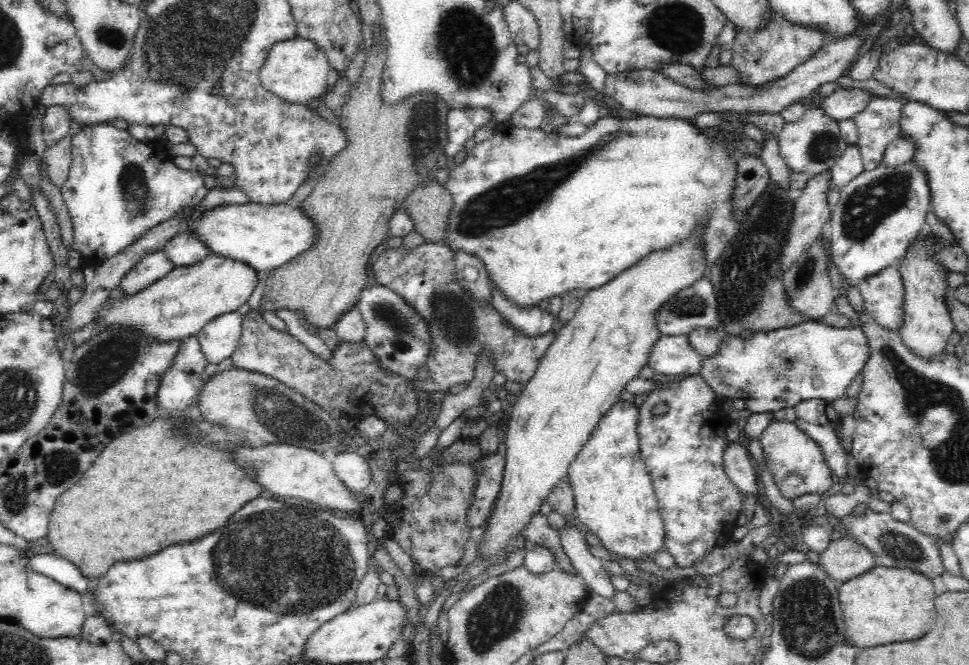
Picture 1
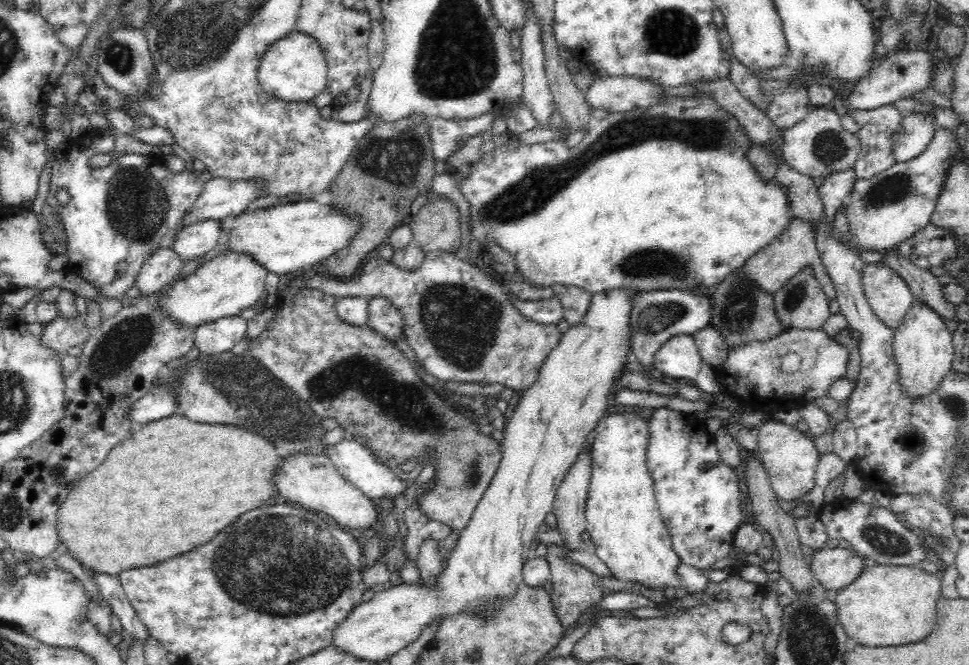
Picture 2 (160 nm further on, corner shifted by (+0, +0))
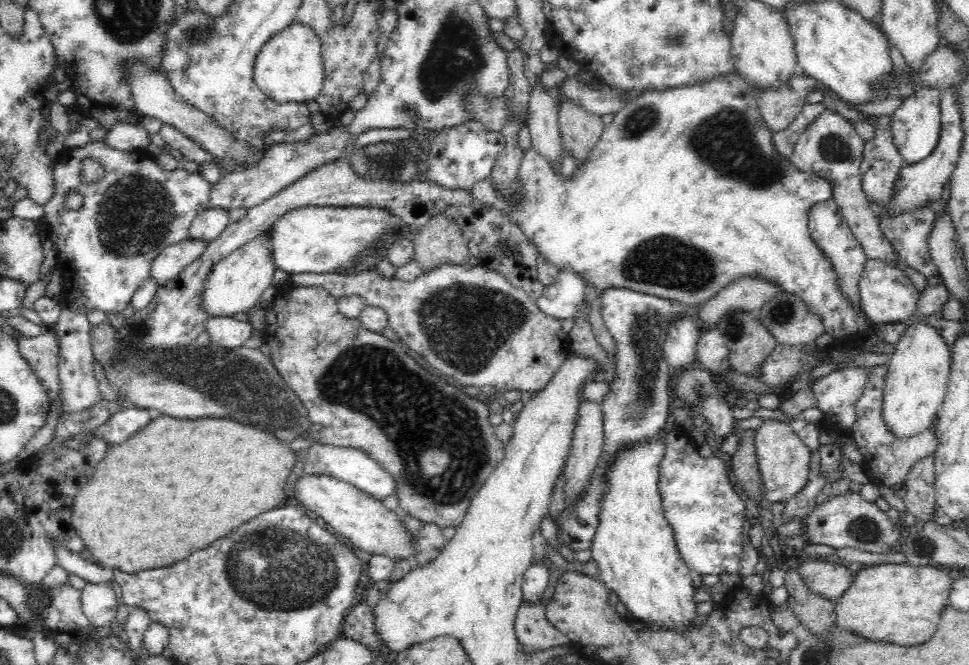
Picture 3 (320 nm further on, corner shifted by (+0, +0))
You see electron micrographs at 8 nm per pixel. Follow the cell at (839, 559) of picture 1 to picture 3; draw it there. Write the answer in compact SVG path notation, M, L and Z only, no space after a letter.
M802 559L795 562L796 571L804 585L832 603L836 603L852 584L855 567L830 563L817 562L813 559Z

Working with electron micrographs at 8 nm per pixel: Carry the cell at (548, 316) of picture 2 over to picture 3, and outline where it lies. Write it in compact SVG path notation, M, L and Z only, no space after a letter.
M566 266L558 270L556 280L535 301L544 315L560 321L574 320L583 314L580 310L585 304L584 290L583 278Z

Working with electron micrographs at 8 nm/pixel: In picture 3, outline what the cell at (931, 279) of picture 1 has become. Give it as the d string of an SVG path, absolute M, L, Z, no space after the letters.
M920 322L909 323L909 328L902 334L896 349L891 354L885 374L884 388L882 390L882 419L896 437L900 439L918 436L927 428L934 425L937 410L940 410L950 376L950 347L940 337L938 331L928 324Z

